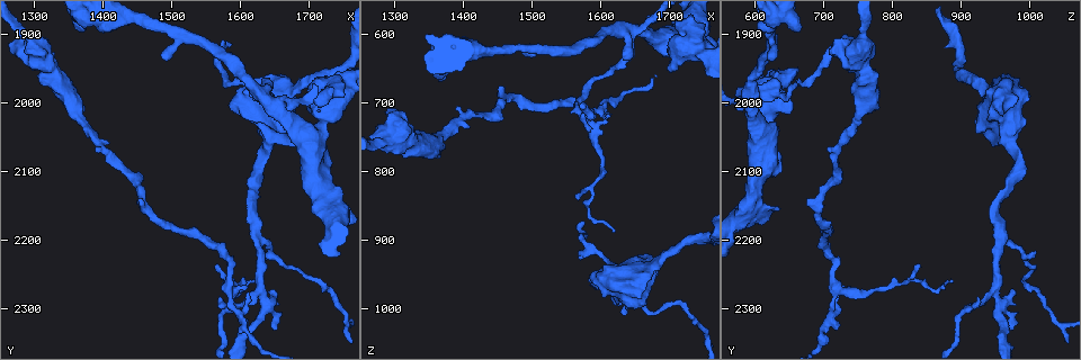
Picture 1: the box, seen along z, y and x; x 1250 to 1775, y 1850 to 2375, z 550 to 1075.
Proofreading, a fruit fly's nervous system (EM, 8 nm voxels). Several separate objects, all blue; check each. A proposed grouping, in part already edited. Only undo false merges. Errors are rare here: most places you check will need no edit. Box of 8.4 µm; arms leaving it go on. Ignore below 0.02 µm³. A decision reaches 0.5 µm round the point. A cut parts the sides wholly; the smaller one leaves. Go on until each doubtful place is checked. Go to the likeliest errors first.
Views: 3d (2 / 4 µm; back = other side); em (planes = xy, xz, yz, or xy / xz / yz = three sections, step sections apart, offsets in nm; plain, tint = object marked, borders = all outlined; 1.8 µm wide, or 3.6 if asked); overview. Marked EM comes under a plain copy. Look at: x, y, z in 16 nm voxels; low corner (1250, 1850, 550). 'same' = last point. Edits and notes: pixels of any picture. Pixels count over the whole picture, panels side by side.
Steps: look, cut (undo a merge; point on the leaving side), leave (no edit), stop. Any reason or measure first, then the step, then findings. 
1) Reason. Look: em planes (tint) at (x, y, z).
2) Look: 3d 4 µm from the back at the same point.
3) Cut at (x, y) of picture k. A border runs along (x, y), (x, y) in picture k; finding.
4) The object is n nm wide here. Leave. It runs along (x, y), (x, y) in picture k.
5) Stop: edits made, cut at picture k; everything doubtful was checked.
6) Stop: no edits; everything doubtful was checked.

Three-way junction. Look: em 3.6 µm planes (tint) at (1740, 2000, 630).

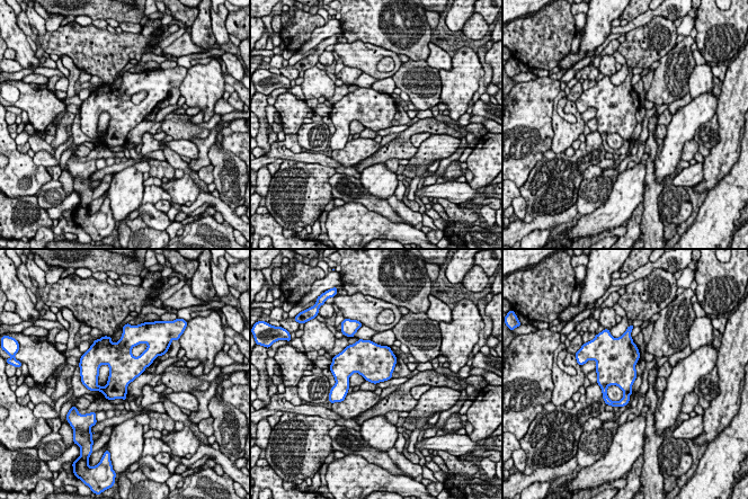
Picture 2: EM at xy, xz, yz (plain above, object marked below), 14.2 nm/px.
Leave. All the same neuron.

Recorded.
A fork. Look: 3d 4 µm at (1735, 2155, 590).

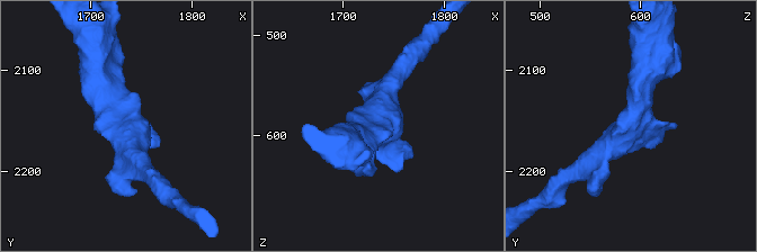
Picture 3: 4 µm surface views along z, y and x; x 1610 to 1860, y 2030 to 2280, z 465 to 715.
Now the EM. Look: em xz step 4 (tint) at (1736, 2154, 590).

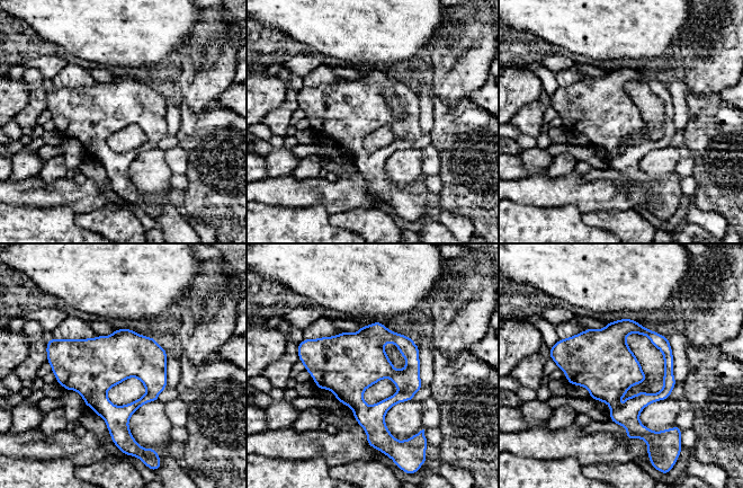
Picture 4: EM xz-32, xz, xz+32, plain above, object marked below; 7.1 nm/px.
Look: em planes (tint) at the same point.

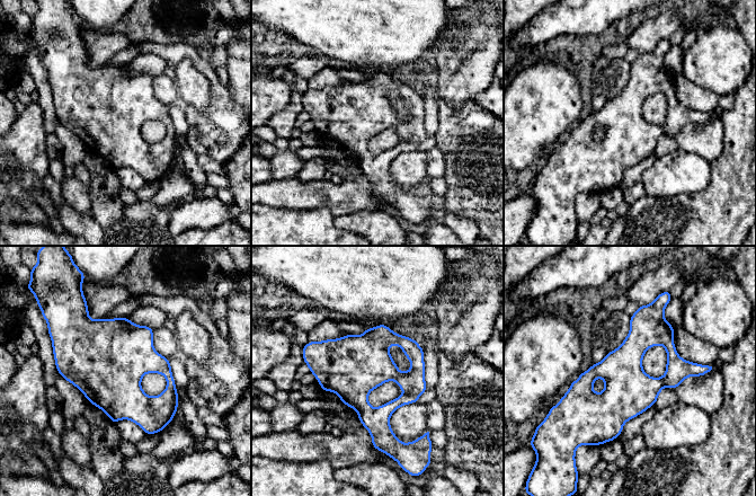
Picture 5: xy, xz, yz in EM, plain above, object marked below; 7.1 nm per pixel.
The object is 360 nm wide here. Leave. It runs along (697, 366), (622, 399), (567, 396) in picture 5; all the same neuron.

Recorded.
Four-way junction. Look: em xy step 16 (tint) at (1630, 1985, 595).

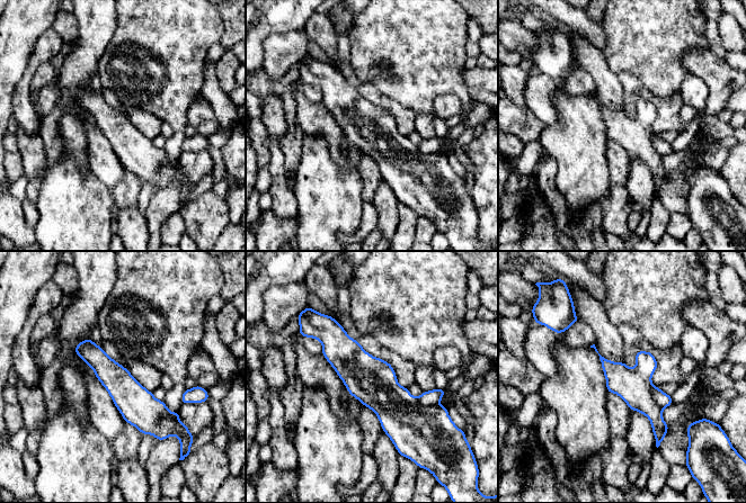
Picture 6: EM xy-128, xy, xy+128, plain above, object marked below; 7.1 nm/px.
Cut it another way. Look: em planes (tint) at the same point.

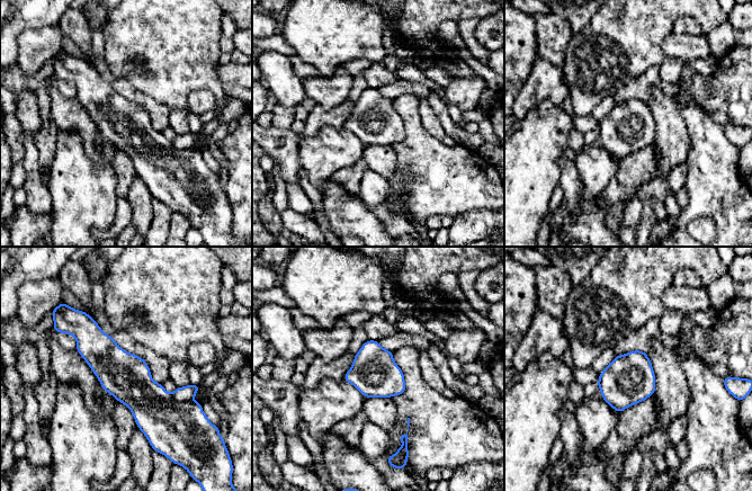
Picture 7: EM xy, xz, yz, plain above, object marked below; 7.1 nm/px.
The object is 340 nm wide here. Cut at (185, 393) of picture 7. A border runs along (170, 394), (177, 401), (191, 400) in picture 7; a second neuron is stuck on.

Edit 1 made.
Sudden change in width. Look: em 3.6 µm planes (tint) at (1290, 1915, 760).

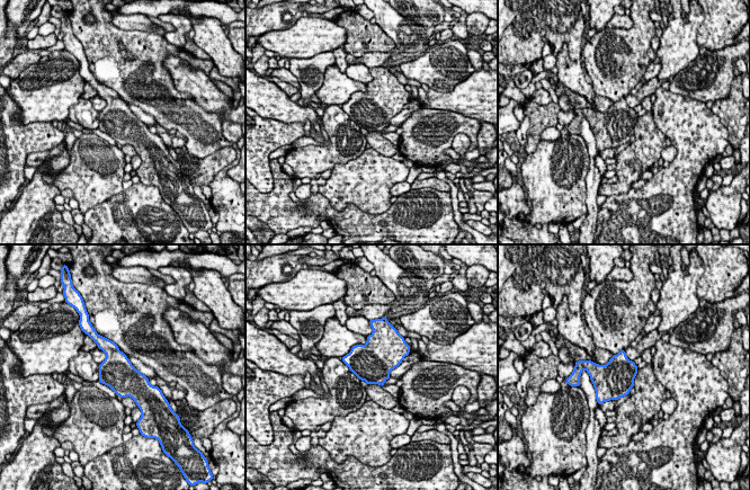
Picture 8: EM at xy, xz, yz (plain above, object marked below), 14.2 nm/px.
Leave. All the same neuron.

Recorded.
Stop: edits made, cut at picture 7; everything doubtful was checked.

